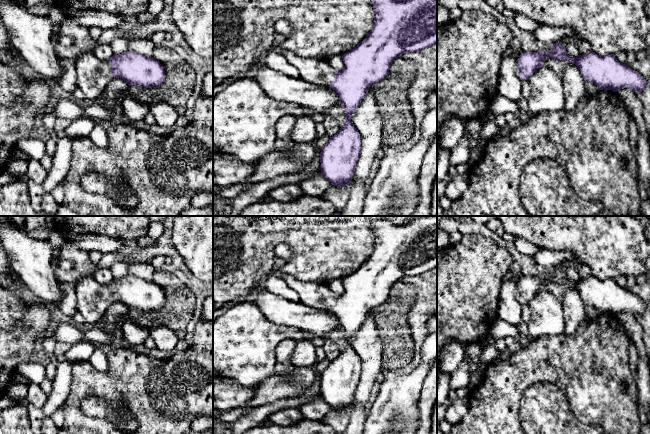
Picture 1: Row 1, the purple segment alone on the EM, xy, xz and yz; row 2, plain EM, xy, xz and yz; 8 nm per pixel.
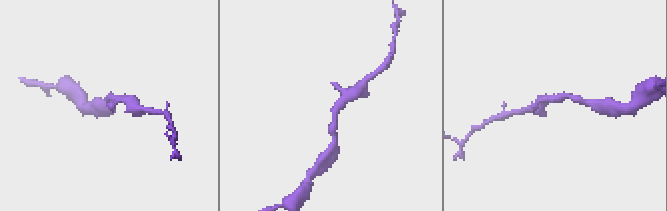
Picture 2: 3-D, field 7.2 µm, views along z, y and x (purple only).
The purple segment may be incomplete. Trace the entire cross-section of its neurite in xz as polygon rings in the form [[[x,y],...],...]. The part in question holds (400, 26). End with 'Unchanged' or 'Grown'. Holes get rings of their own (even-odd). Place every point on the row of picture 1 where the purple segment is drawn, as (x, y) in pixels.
[[[372,0],[374,27],[367,37],[351,51],[342,55],[345,67],[337,72],[327,60],[302,58],[284,46],[282,55],[299,72],[299,78],[320,86],[331,87],[345,109],[346,121],[323,146],[320,153],[321,175],[332,185],[342,188],[352,183],[361,154],[361,136],[351,122],[351,116],[361,104],[370,86],[384,79],[392,61],[404,53],[418,52],[437,43],[437,0]]]. Grown

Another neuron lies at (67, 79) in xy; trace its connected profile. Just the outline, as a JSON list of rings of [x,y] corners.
[[[60,57],[60,70],[57,83],[66,93],[72,94],[77,88],[75,62],[71,59]]]

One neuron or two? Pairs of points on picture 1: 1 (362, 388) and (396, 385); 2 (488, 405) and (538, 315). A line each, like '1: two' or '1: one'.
1: two
2: two

